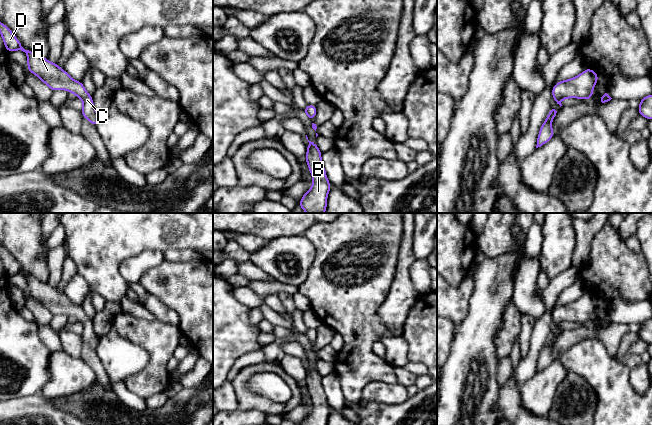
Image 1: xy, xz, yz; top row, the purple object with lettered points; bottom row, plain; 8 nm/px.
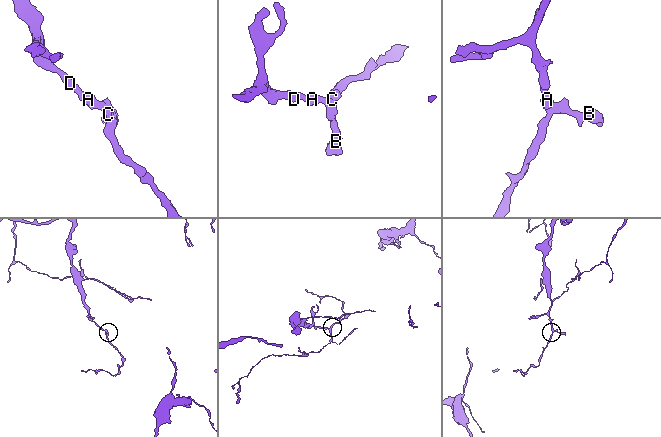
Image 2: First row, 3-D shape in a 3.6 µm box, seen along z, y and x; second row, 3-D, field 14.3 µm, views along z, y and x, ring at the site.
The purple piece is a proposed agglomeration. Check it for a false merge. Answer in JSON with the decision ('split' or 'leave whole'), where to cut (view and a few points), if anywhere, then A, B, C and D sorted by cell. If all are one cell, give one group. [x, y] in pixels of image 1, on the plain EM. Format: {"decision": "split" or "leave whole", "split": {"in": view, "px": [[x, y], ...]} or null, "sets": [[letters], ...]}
{"decision": "leave whole", "split": null, "sets": [["A", "B", "C", "D"]]}

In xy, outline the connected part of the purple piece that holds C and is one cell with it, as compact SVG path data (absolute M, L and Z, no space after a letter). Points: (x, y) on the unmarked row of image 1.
M0 246L0 258L9 277L16 274L21 274L26 277L28 284L27 293L35 298L51 314L64 313L80 322L83 325L82 340L96 351L100 338L95 333L92 320L86 315L82 306L73 304L56 287L51 287L47 282L40 281L29 274L25 274L12 255L2 246Z

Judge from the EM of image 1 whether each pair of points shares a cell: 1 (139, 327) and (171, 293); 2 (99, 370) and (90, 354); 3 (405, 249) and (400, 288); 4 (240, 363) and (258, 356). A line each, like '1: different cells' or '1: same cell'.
1: different cells
2: same cell
3: same cell
4: same cell

